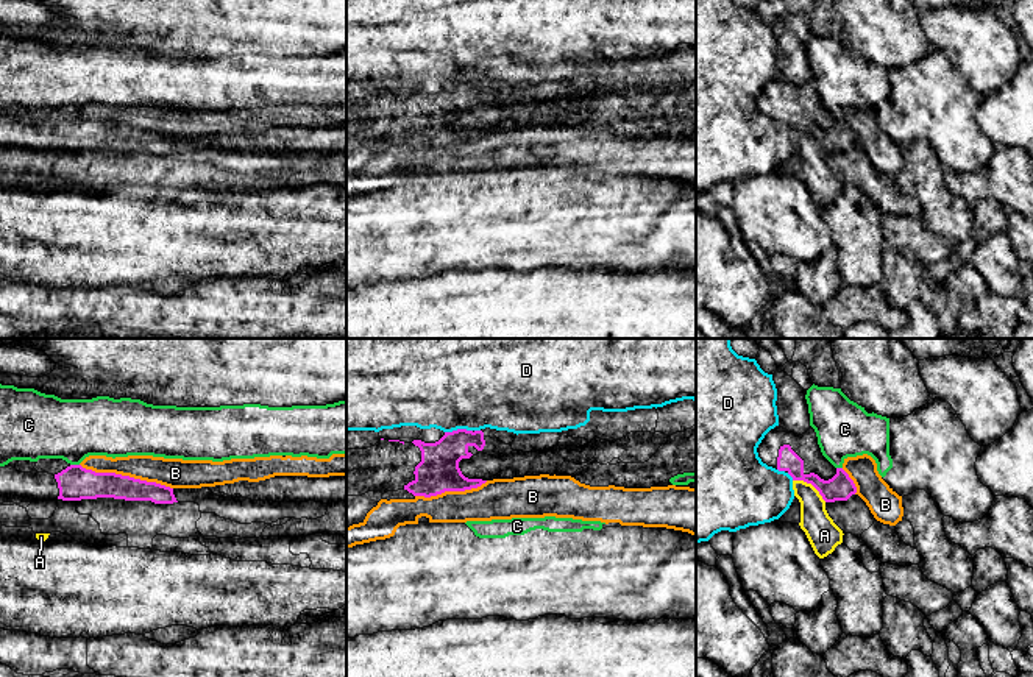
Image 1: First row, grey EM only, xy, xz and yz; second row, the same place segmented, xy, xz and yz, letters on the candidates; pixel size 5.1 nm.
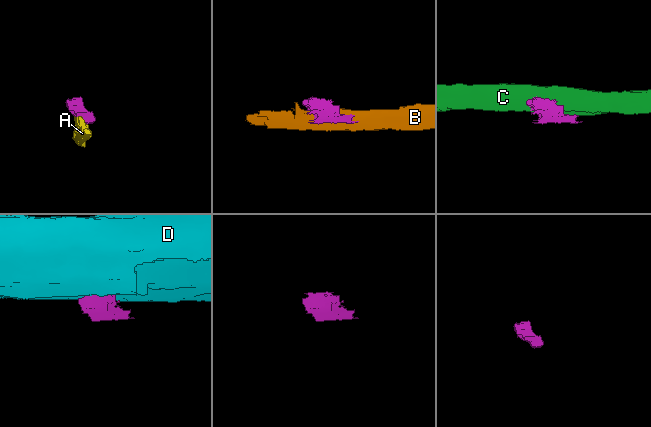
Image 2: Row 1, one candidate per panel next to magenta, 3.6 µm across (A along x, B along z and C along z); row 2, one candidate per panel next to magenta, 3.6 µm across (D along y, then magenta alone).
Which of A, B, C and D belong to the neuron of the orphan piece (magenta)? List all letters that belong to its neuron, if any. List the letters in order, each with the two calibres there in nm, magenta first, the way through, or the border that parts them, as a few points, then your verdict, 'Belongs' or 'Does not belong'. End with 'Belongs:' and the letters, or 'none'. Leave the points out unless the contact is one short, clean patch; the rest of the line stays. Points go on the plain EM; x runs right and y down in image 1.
A: Thickness 140 nm (magenta) against 160 nm. Does not belong
B: Thickness 160 nm (magenta) against 160 nm. Does not belong
C: Thickness 180 nm (magenta) against 320 nm. Does not belong
D: Thickness 220 nm (magenta) against 420 nm. Does not belong
Belongs: none

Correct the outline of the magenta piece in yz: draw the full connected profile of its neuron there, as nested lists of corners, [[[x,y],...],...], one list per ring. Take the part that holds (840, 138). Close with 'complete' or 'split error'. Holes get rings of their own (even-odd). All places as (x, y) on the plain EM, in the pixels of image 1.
[[[776,76],[758,95],[768,117],[786,122],[793,131],[811,134],[825,153],[847,151],[857,137],[843,119],[835,119],[821,103],[813,78],[796,87]]]; split error

